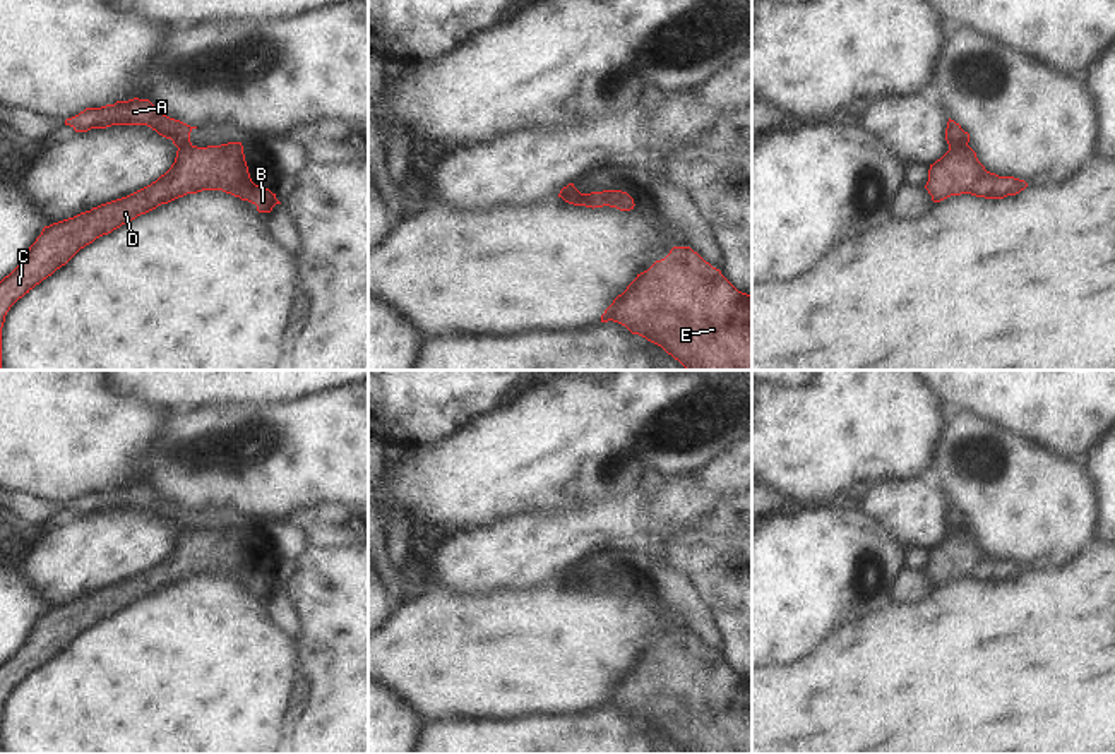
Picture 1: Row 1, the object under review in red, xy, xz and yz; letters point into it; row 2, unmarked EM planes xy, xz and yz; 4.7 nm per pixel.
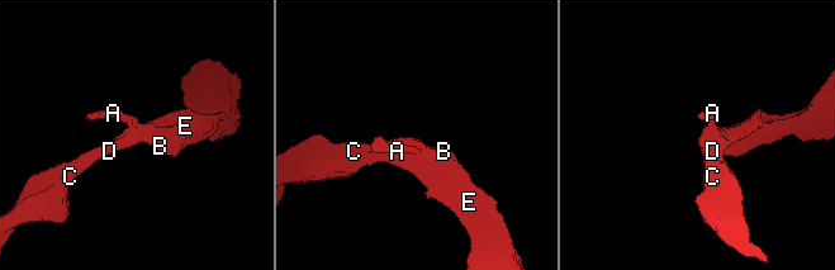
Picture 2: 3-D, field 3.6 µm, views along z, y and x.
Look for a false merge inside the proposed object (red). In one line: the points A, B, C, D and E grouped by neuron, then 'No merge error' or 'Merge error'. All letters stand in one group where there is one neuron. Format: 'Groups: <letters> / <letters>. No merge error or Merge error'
Groups: A / B C D E. Merge error

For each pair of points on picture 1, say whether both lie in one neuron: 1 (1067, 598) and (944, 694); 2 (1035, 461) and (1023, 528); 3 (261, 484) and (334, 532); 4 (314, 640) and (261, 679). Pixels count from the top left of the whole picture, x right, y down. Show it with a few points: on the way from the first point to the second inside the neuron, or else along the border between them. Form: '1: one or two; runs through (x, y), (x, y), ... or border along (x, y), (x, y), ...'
1: one; runs through (1037, 629), (975, 691)
2: one; runs through (1023, 478), (1023, 511)
3: two; border along (339, 502), (317, 502), (295, 509), (281, 520)
4: two; border along (295, 641), (295, 660), (300, 667)

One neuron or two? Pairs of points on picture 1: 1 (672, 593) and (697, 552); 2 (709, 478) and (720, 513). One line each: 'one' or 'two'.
1: two
2: two

